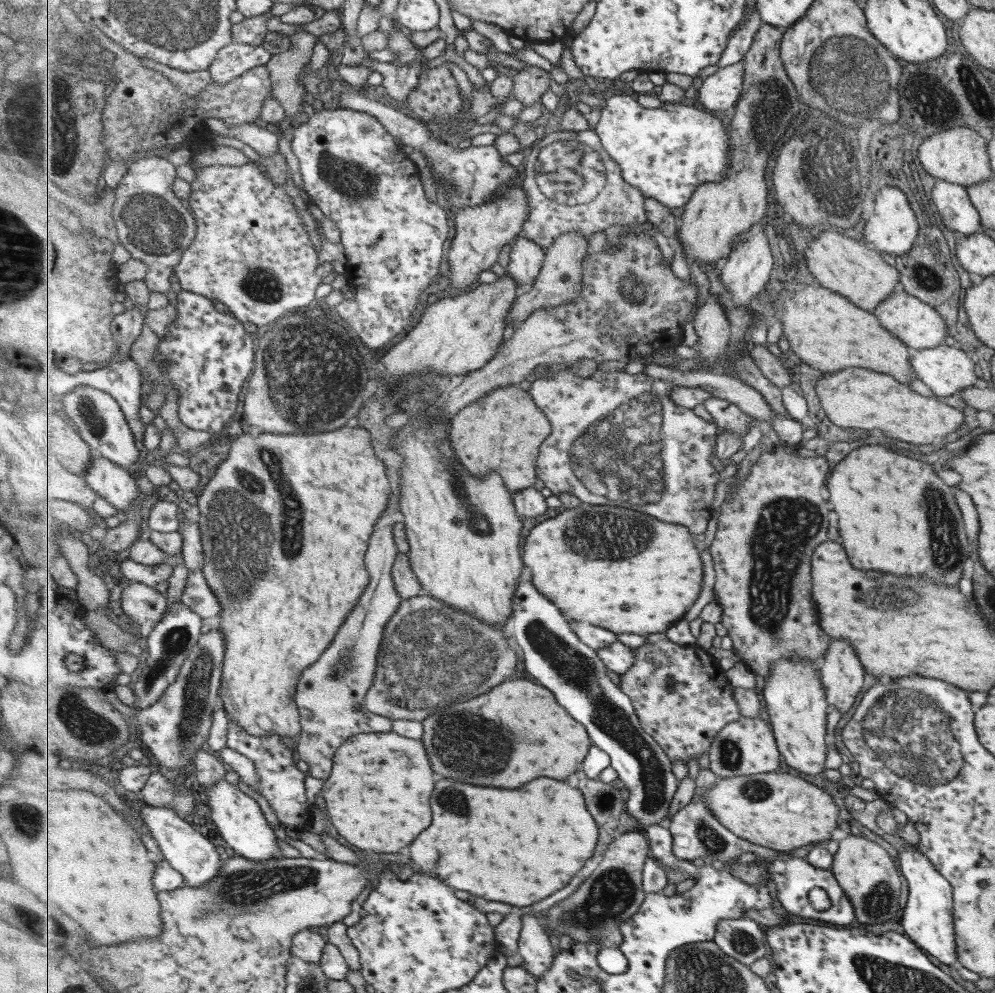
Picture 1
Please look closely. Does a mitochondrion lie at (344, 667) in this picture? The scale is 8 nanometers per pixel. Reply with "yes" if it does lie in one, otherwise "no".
yes

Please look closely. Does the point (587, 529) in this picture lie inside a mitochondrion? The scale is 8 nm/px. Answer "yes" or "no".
yes

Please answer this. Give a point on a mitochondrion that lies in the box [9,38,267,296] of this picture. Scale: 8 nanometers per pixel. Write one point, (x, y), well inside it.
(155, 225)

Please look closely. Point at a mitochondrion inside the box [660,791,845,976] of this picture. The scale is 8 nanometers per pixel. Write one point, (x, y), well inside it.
(711, 840)

